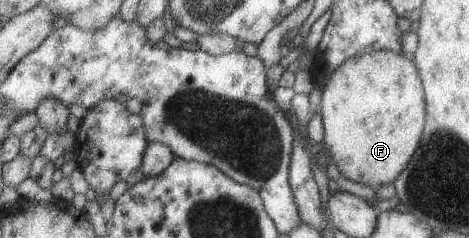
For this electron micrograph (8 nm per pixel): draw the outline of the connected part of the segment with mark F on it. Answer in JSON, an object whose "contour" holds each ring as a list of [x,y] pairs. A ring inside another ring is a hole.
{"contour":[[[374,50],[348,58],[328,76],[320,91],[322,147],[334,161],[338,173],[354,183],[368,185],[372,190],[393,183],[410,161],[414,149],[418,147],[424,127],[423,87],[412,57],[405,53]]]}

